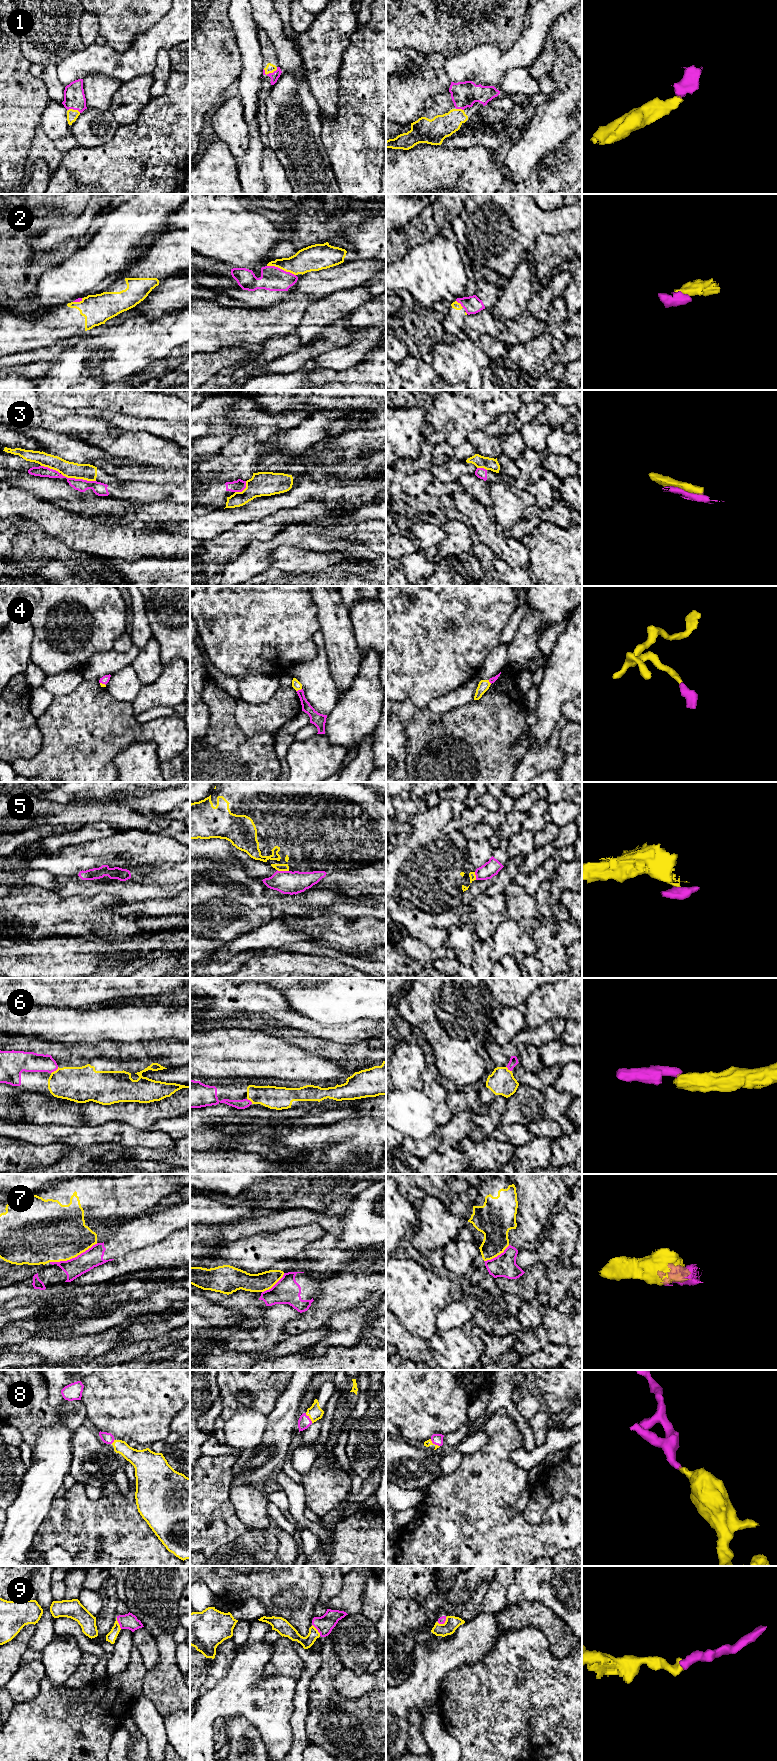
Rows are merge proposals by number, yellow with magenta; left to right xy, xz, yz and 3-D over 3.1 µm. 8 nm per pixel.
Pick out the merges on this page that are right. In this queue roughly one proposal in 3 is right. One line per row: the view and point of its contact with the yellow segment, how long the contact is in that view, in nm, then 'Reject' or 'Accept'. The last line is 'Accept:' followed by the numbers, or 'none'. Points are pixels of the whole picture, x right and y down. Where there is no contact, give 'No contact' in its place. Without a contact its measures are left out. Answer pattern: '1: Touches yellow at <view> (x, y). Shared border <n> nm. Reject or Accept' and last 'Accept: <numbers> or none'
1: Touches yellow at xz (271, 72). Shared border 120 nm. Accept
2: Touches yellow at xz (281, 268). Shared border 240 nm. Accept
3: Touches yellow at xy (78, 478). Shared border 280 nm. Reject
4: Touches yellow at xz (298, 689). Shared border 50 nm. Accept
5: Touches yellow at xz (283, 870). Shared border 100 nm. Reject
6: Touches yellow at xy (54, 1071). Shared border 80 nm. Accept
7: Touches yellow at xy (73, 1257). Shared border 420 nm. Reject
8: Touches yellow at yz (434, 1444). Shared border 100 nm. Accept
9: Touches yellow at xz (317, 1630). Shared border 120 nm. Accept
Accept: 1, 2, 4, 6, 8, 9

